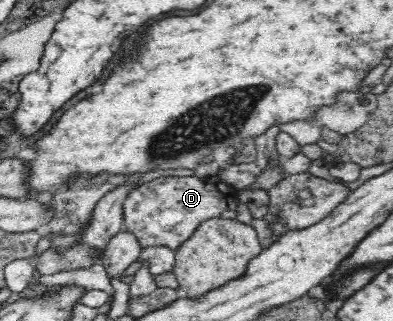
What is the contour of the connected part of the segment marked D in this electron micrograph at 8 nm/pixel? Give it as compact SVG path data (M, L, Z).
M160 176L129 191L123 203L123 227L134 235L143 249L146 247L167 247L176 251L182 243L194 235L200 223L208 219L236 219L237 208L241 207L237 190L221 181L220 177L197 178L188 176Z

